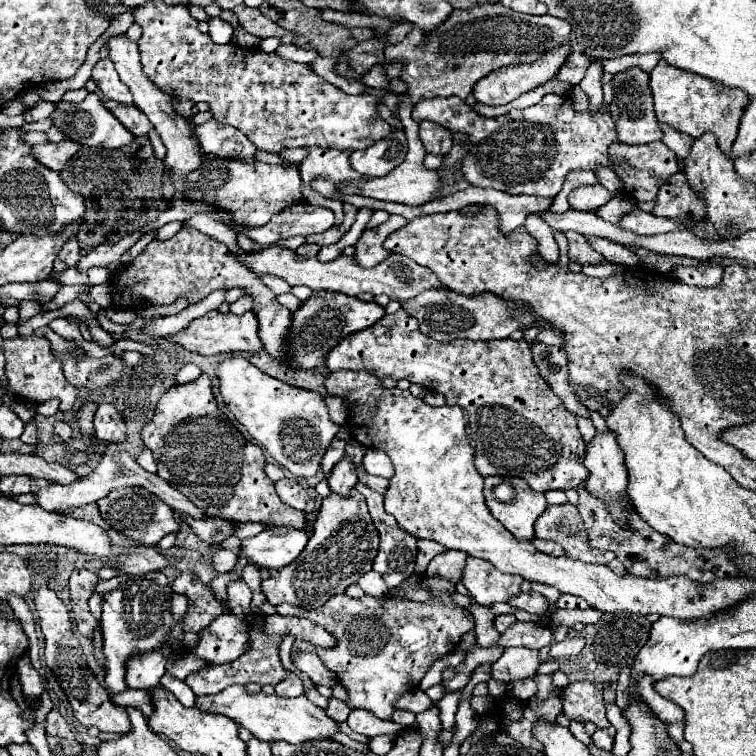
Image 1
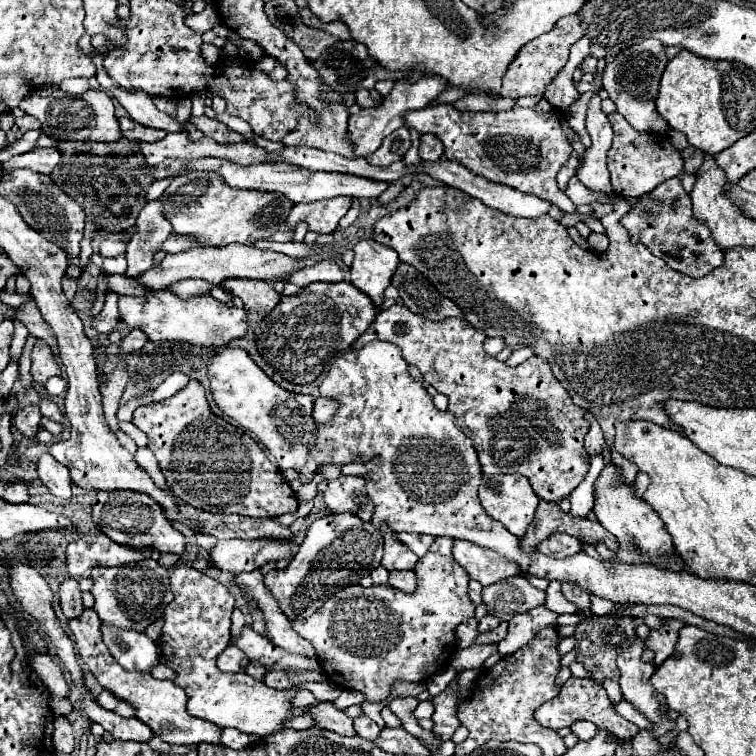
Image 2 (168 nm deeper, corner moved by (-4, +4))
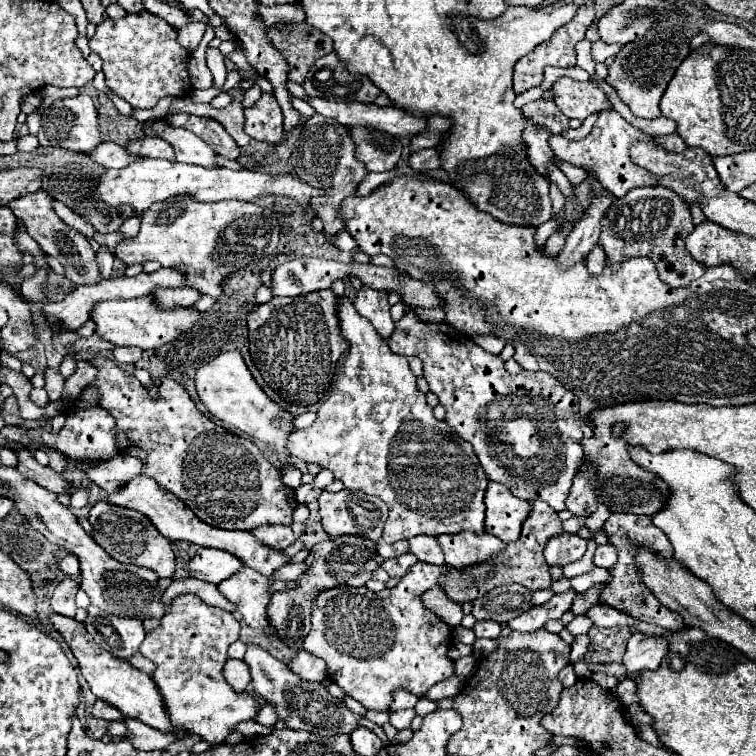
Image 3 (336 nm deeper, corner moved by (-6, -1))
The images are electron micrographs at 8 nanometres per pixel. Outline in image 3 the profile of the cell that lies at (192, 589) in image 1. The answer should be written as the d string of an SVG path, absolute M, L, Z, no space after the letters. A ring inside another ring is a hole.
M183 594L171 602L159 628L149 630L139 648L139 652L155 664L151 678L163 698L171 724L201 736L211 746L223 744L227 734L239 722L253 720L261 706L253 694L237 694L229 688L223 678L227 650L211 648L229 646L235 640L239 640L239 622L233 614L223 612L221 608L211 608L197 596Z

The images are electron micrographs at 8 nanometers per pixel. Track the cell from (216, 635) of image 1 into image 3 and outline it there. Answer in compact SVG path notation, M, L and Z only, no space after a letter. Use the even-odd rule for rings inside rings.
M301 650L299 656L295 656L291 660L289 668L299 672L299 676L303 676L305 680L317 680L317 682L327 680L327 664L321 658L317 658L315 654L305 652L305 650Z

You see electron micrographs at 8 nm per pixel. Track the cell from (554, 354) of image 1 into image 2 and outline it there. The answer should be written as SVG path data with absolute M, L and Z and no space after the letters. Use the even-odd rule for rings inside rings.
M585 411L585 419L589 421L589 433L585 437L585 449L591 453L601 453L603 447L605 447L605 437L603 437L603 431L599 427L599 421L593 419L593 415L589 411Z

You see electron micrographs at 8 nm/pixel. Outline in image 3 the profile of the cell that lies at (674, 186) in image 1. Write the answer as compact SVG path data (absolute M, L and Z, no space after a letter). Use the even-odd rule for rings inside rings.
M641 186L627 192L623 198L615 198L607 214L601 220L599 246L603 246L607 262L615 272L623 260L647 256L653 260L659 278L671 288L685 288L693 280L701 278L707 268L693 260L687 252L685 240L693 232L689 206L663 186Z

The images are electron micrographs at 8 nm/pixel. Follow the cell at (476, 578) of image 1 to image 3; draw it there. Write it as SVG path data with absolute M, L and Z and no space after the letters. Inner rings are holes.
M459 532L459 534L443 534L437 538L445 562L453 568L467 568L471 564L477 564L485 560L487 556L495 556L495 552L501 552L505 544L487 534L475 534L475 532Z

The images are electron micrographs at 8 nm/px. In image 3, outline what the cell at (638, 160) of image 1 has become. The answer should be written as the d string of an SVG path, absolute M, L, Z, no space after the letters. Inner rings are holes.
M611 110L611 112L601 112L599 114L599 118L597 118L597 122L595 122L595 126L593 126L593 130L587 138L567 140L561 134L551 134L549 136L549 146L555 154L555 158L567 160L567 162L571 162L579 168L589 170L603 184L603 188L607 188L607 192L611 192L615 198L619 198L619 196L625 196L625 192L629 192L631 188L655 186L657 184L657 180L653 176L649 176L649 172L635 166L631 162L631 158L627 156L629 146L635 144L637 140L653 142L653 138L647 132L635 128L625 118L621 118L615 110Z

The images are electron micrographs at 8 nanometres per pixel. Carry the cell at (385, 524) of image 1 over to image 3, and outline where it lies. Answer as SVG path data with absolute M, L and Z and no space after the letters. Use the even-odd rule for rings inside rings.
M403 554L403 556L397 556L397 558L393 558L393 560L385 560L383 564L381 564L381 568L391 576L391 578L403 578L405 574L407 574L407 570L409 570L409 566L411 564L415 564L417 562L417 558L415 556L411 556L411 554Z

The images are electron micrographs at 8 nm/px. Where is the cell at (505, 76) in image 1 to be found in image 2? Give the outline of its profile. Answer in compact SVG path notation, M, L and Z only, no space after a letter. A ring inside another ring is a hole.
M569 15L569 17L559 19L557 25L547 35L541 35L521 47L521 51L517 53L517 57L509 65L507 73L503 75L503 85L501 85L499 95L511 97L511 99L517 99L523 95L543 95L545 89L549 87L549 83L565 67L565 63L569 59L569 47L575 41L579 41L581 37L583 37L583 27L581 27L579 15Z

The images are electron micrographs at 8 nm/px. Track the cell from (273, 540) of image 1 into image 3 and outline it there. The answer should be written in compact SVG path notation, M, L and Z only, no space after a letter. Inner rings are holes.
M199 548L197 554L193 558L189 558L189 564L185 570L189 572L191 578L219 584L227 576L233 576L239 568L243 568L243 564L239 564L239 560L235 560L235 556L227 556L227 552L219 552L215 548L211 548L211 550Z

